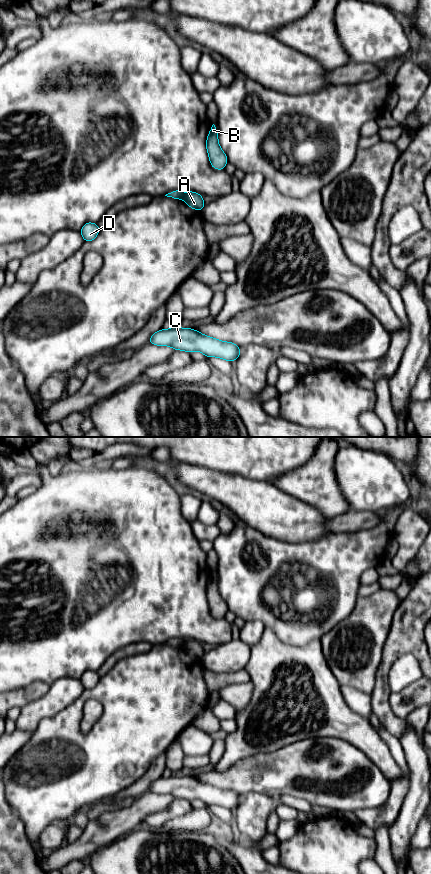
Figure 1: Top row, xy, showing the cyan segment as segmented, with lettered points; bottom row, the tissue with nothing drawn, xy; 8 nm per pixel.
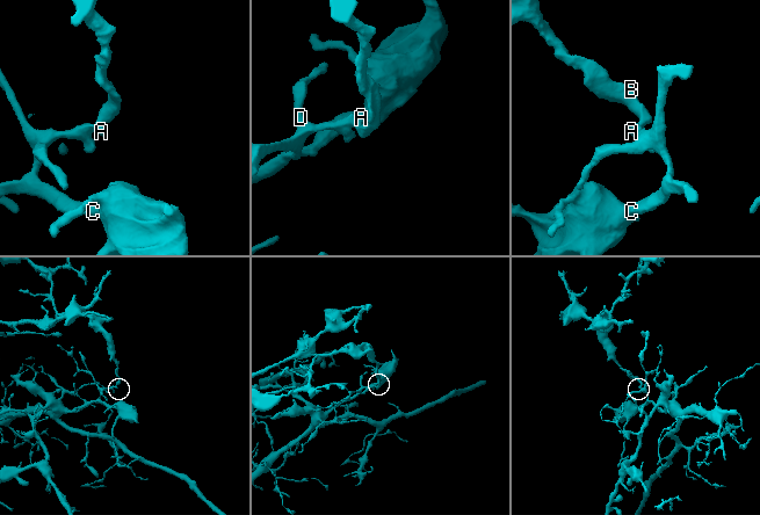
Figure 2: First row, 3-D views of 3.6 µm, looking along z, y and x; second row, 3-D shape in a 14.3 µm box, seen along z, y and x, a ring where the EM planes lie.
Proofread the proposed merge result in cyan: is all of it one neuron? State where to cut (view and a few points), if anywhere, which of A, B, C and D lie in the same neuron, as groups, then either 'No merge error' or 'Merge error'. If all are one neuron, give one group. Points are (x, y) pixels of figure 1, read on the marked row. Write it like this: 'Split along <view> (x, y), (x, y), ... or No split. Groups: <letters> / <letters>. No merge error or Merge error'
Split along xy (184, 193), (181, 198). Groups: A B / C D. Merge error

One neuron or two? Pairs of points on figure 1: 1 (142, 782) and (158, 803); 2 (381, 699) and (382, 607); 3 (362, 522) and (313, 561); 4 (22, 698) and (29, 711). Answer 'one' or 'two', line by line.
1: two
2: two
3: two
4: two

